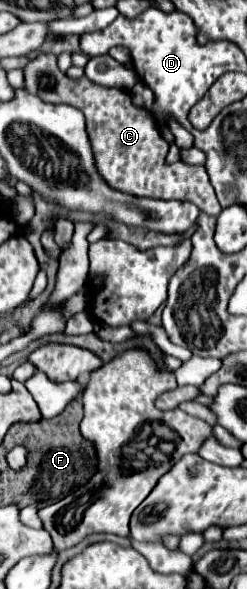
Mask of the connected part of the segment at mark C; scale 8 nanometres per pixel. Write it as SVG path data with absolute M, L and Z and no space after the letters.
M40 53L30 59L22 71L26 91L38 95L46 103L66 103L84 113L94 151L94 167L98 167L98 175L102 175L110 187L138 197L190 201L208 215L218 215L218 211L222 211L204 167L194 167L182 160L166 163L166 141L160 135L154 115L144 107L134 107L128 91L104 87L86 77L70 79L58 69L56 55L52 53Z

